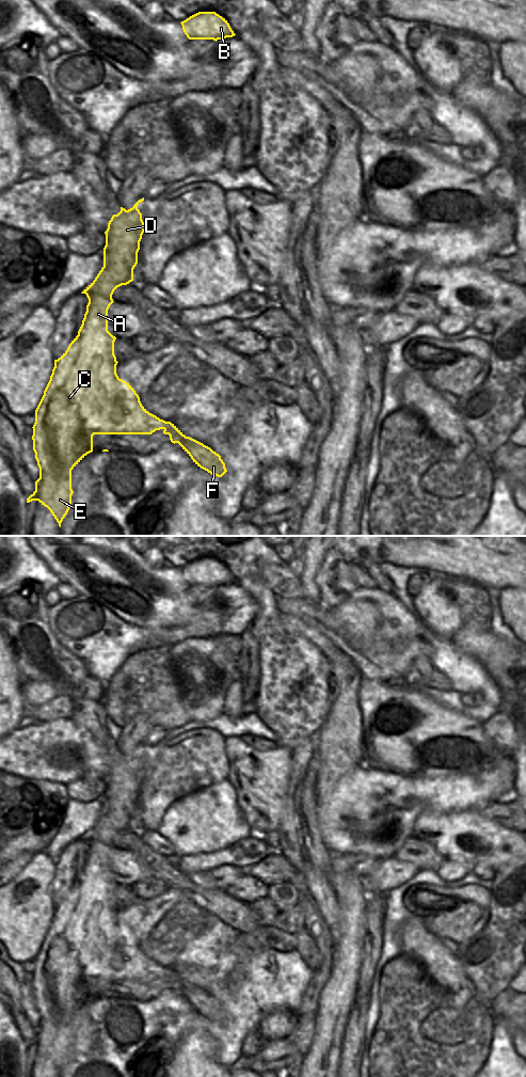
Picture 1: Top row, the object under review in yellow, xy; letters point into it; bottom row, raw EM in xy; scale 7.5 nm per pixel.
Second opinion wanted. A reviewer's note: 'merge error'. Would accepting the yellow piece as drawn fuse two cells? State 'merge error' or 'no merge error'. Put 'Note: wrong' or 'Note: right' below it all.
no merge error
Note: wrong

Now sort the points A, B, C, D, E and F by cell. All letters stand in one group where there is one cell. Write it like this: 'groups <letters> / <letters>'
groups A B C D E F

